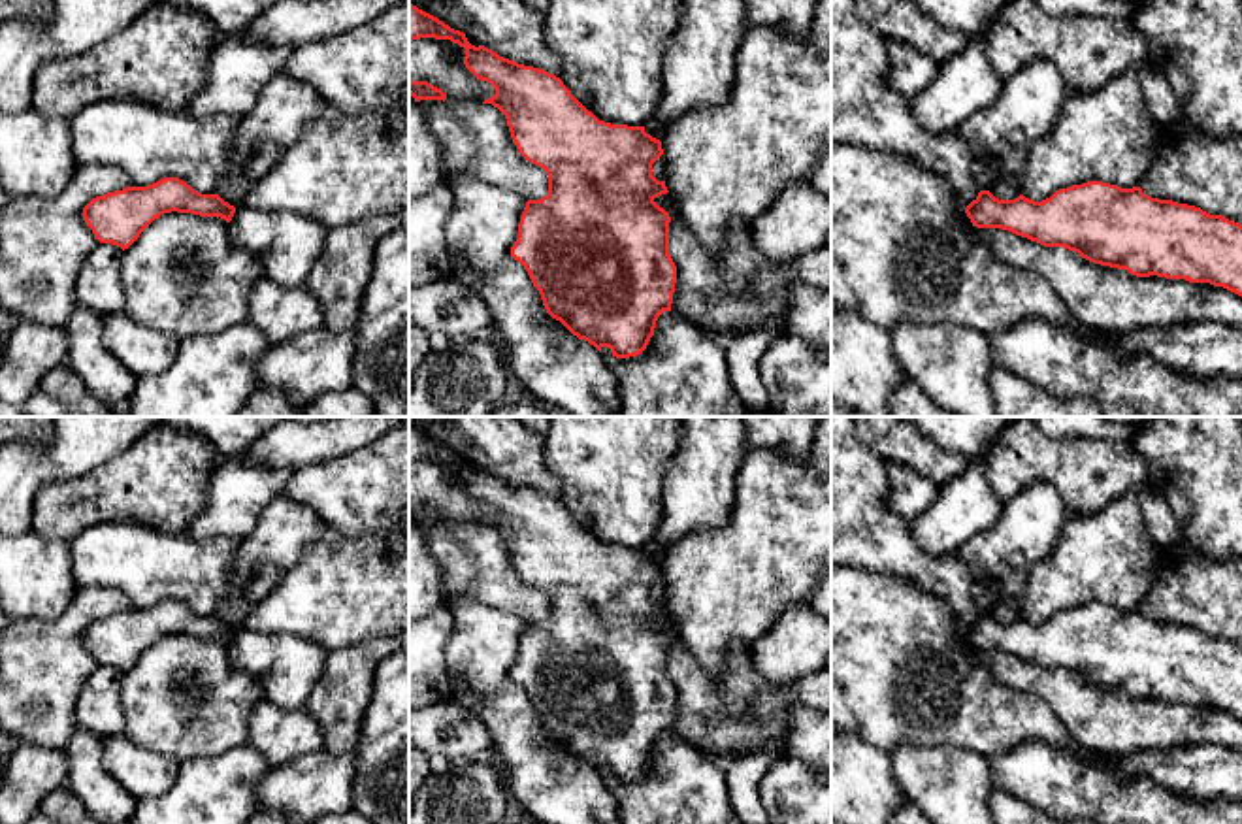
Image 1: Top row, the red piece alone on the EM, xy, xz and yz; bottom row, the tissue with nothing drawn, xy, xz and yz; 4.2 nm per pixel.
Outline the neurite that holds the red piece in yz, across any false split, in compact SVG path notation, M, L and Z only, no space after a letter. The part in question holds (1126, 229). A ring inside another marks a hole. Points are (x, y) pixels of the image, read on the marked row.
M1087 181L1059 189L1042 202L1023 194L999 200L980 190L965 213L976 228L1001 228L1044 247L1065 247L1093 264L1127 270L1136 277L1210 283L1242 296L1242 224L1195 206L1152 198L1140 187Z

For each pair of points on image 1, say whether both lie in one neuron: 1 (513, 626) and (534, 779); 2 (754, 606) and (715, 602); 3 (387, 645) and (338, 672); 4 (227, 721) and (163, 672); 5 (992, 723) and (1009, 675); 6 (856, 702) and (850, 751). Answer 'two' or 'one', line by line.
1: one
2: one
3: one
4: one
5: two
6: two

